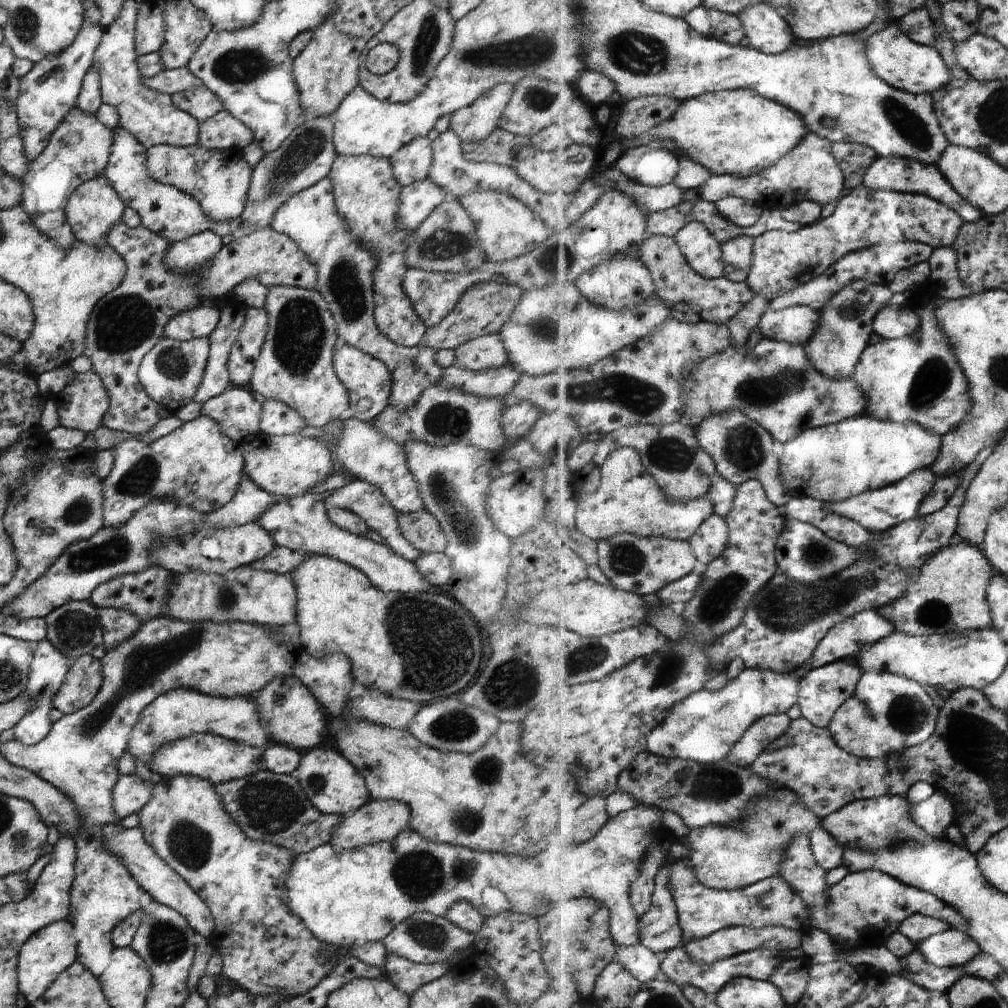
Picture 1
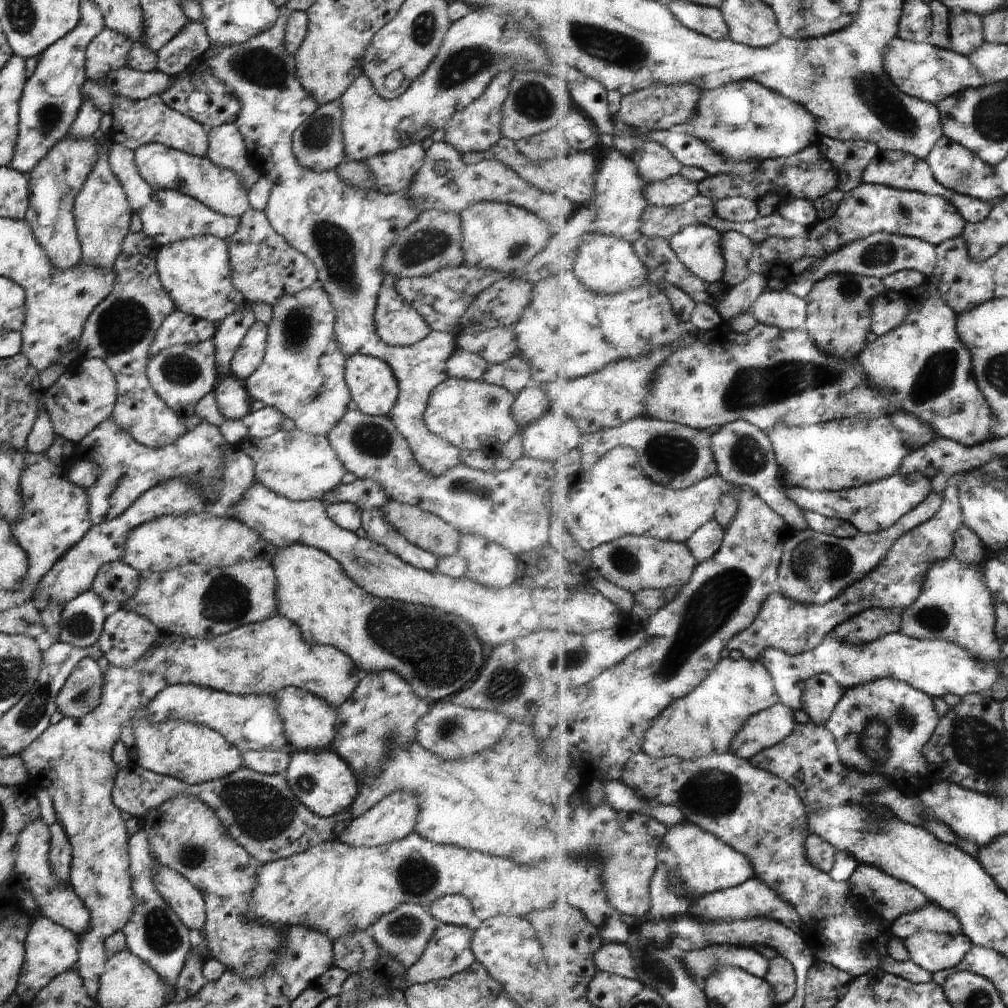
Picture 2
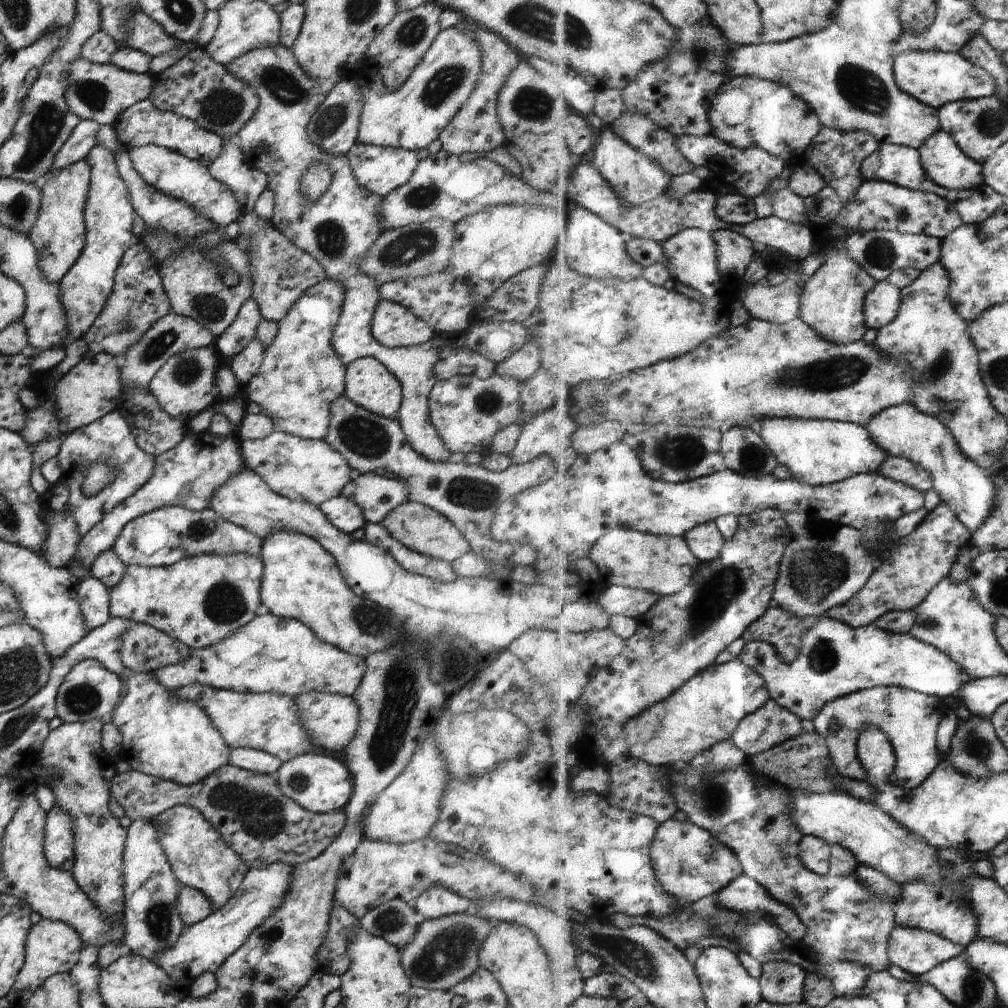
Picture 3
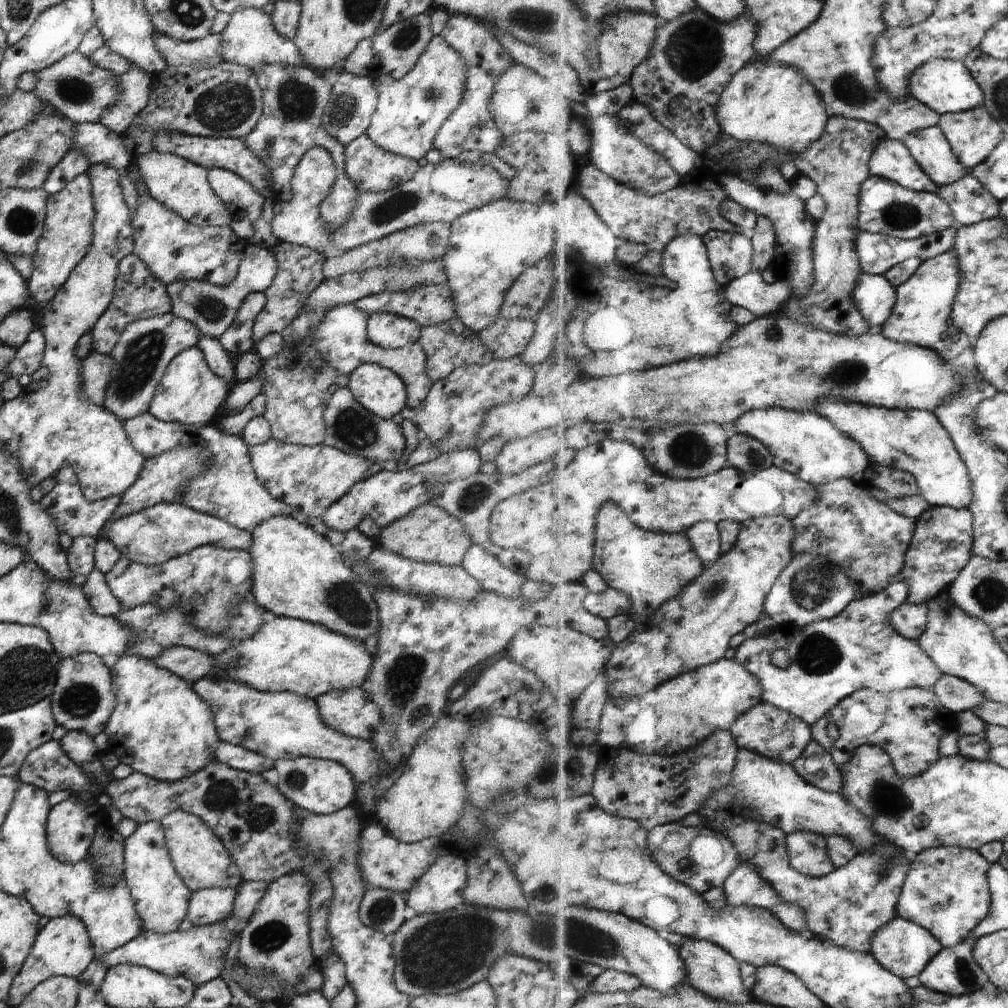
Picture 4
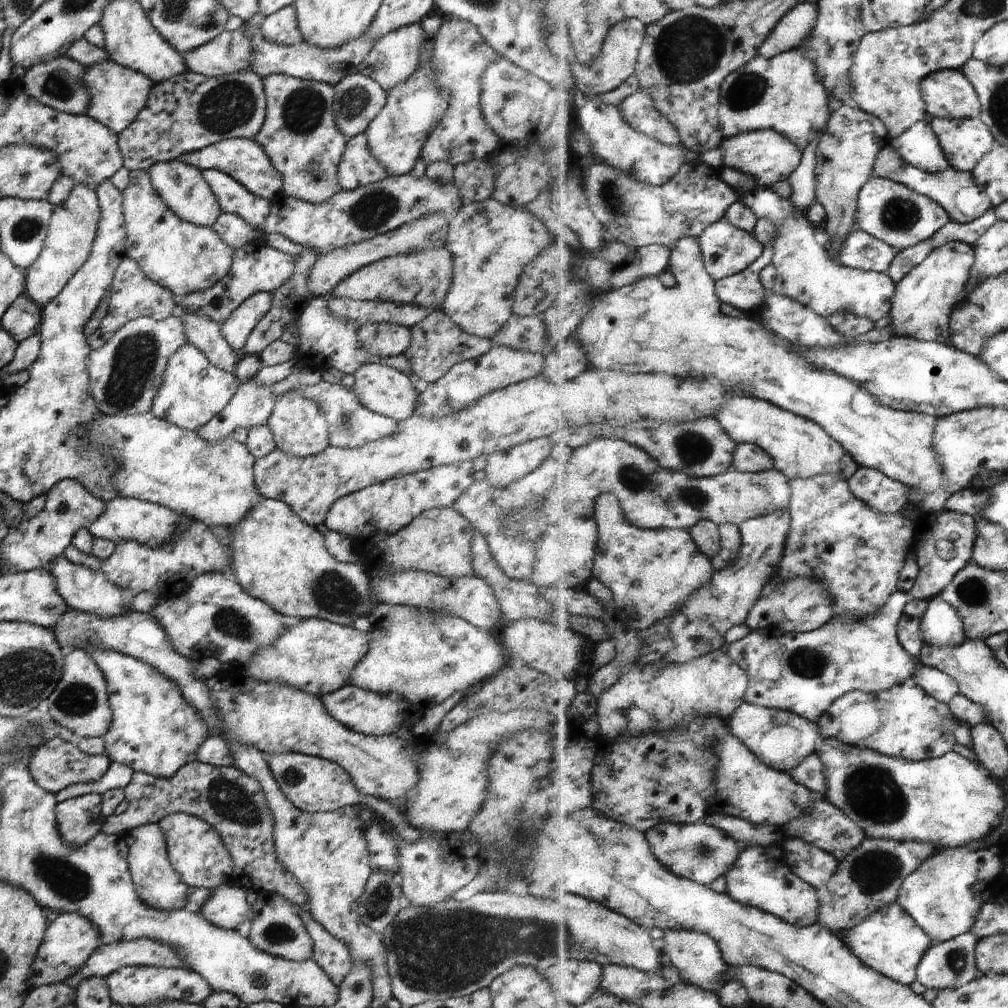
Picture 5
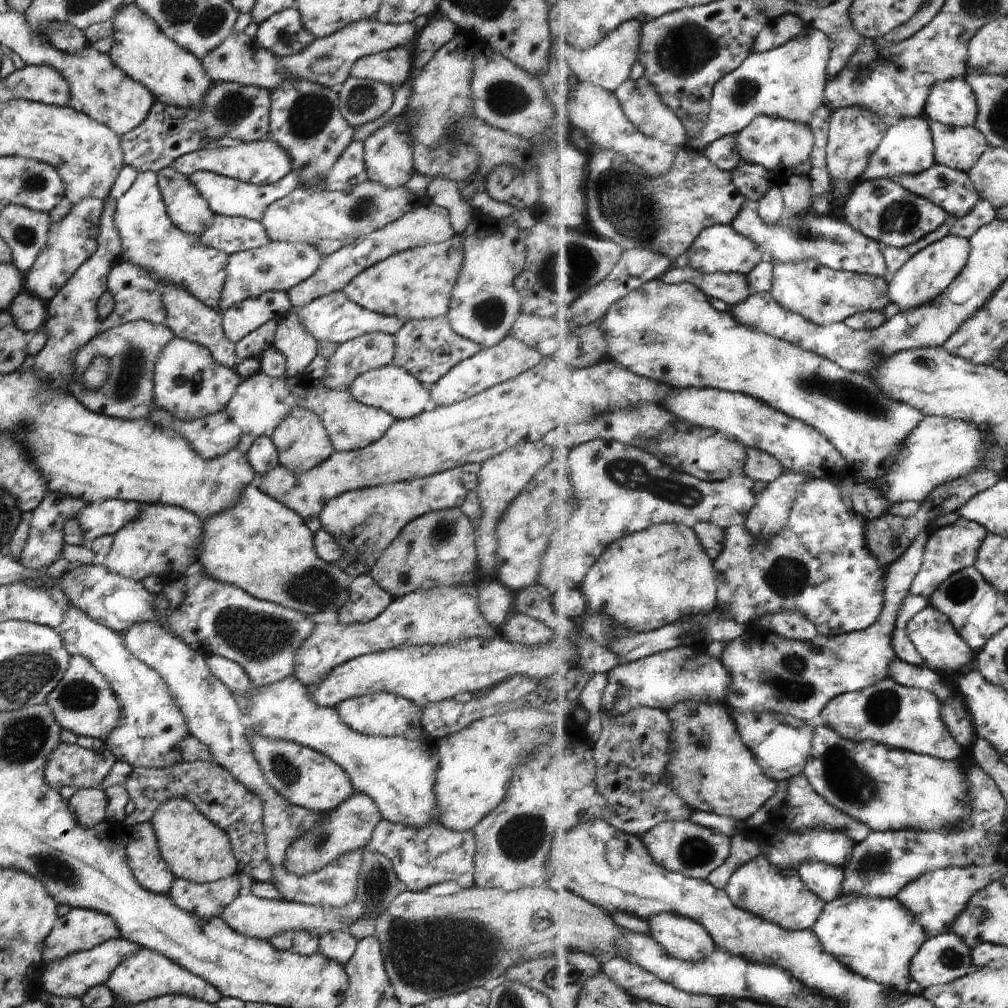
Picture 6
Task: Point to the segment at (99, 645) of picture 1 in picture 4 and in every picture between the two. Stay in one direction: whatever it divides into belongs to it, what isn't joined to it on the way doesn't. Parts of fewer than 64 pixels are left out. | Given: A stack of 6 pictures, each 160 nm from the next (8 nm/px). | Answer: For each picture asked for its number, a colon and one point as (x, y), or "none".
2: (81, 619)
3: (93, 599)
4: (98, 596)

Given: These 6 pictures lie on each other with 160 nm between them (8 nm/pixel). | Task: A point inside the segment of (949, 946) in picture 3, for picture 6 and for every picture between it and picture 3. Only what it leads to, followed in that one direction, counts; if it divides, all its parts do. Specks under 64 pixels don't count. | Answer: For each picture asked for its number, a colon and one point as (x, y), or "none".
4: (904, 947)
5: (890, 941)
6: (878, 938)

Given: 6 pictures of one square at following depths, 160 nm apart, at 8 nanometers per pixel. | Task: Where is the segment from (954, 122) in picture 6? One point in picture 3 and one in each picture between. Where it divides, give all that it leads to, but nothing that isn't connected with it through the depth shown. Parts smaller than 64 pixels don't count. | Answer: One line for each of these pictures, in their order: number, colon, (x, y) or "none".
3: (937, 78)
4: (946, 85)
5: (949, 94)

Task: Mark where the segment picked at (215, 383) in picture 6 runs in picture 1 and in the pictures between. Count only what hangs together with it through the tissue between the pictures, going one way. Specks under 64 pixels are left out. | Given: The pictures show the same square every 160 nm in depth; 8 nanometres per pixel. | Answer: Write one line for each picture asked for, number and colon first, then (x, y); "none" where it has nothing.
1: (169, 373)
2: (180, 375)
3: (183, 386)
4: (188, 393)
5: (192, 391)

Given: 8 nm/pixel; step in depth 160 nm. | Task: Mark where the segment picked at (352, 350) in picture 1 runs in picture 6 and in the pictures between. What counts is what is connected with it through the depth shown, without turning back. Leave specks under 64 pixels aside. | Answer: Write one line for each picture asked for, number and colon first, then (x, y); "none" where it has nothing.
2: (372, 387)
3: (367, 383)
4: (378, 390)
5: (381, 390)
6: (389, 388)

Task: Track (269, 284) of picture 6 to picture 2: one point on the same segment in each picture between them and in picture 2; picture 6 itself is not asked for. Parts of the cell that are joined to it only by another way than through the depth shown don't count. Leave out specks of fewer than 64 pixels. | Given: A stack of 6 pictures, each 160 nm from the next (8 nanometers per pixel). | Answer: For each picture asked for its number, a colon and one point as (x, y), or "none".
2: (194, 272)
3: (194, 289)
4: (211, 308)
5: (254, 269)

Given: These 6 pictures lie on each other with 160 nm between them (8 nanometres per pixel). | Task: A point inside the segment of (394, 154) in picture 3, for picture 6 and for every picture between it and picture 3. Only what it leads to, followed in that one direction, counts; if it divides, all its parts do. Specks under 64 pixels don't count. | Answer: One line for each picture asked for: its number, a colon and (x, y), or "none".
4: (371, 170)
5: (357, 168)
6: (349, 169)

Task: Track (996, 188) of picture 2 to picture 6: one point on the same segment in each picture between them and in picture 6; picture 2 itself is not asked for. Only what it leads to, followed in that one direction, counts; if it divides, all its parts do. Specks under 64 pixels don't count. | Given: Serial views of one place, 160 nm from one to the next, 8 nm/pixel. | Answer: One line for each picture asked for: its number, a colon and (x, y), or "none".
3: (947, 163)
4: (933, 151)
5: (919, 146)
6: (908, 147)

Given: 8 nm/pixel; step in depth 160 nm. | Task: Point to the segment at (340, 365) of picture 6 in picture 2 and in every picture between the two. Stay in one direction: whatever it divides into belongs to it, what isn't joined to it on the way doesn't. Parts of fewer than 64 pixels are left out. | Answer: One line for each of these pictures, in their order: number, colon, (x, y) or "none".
2: (395, 322)
3: (392, 325)
4: (386, 330)
5: (380, 339)

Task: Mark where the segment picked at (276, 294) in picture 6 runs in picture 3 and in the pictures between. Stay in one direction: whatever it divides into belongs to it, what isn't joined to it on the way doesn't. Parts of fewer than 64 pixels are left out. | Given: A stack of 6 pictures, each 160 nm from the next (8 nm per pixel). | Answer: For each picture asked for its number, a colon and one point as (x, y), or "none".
3: (236, 336)
4: (237, 339)
5: (235, 328)

